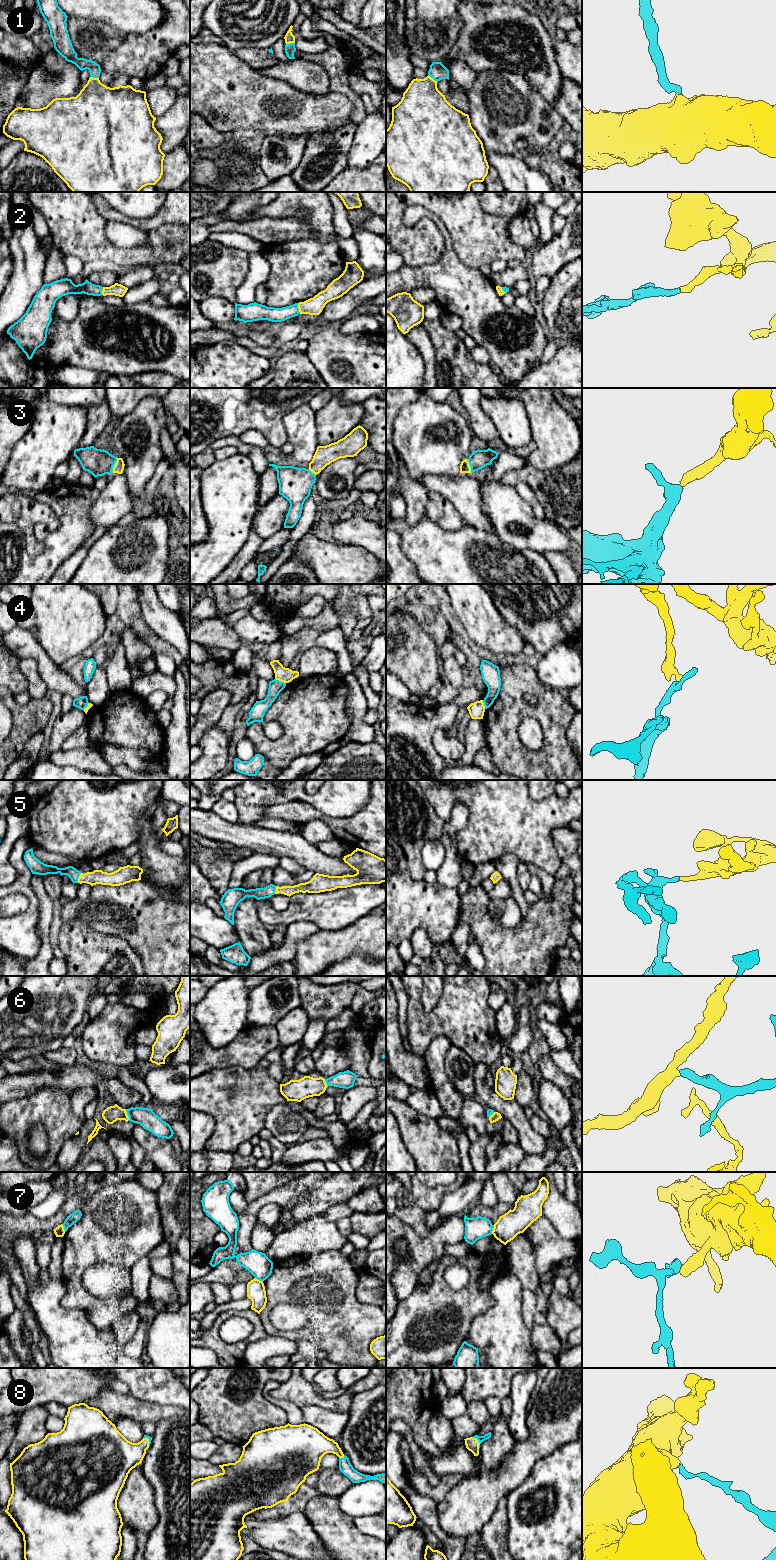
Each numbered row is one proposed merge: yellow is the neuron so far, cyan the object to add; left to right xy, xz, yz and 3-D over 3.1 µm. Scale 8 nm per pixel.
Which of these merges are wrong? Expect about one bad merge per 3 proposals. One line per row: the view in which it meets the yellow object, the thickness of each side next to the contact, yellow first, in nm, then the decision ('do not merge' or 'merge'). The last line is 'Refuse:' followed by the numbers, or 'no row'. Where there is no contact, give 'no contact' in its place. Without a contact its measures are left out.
1: contact in yz; calibres 380 and 140 nm; merge
2: contact in xz; calibres 140 and 110 nm; merge
3: contact in xy; calibres 80 and 220 nm; merge
4: contact in xz; calibres 120 and 110 nm; do not merge
5: contact in xy; calibres 110 and 90 nm; merge
6: contact in xy; calibres 130 and 150 nm; merge
7: contact in yz; calibres 200 and 180 nm; do not merge
8: contact in yz; calibres 110 and 50 nm; merge
Refuse: 4, 7

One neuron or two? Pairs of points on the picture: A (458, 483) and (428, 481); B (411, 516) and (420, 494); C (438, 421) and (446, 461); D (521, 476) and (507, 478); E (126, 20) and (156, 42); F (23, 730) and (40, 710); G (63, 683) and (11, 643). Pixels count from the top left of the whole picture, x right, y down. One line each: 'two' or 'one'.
A: one
B: one
C: one
D: one
E: two
F: one
G: one

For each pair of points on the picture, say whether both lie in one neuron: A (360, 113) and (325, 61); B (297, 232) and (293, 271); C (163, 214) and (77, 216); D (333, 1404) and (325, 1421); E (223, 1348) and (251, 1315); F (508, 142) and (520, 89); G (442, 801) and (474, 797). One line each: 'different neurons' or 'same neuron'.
A: same neuron
B: different neurons
C: different neurons
D: different neurons
E: same neuron
F: same neuron
G: same neuron

